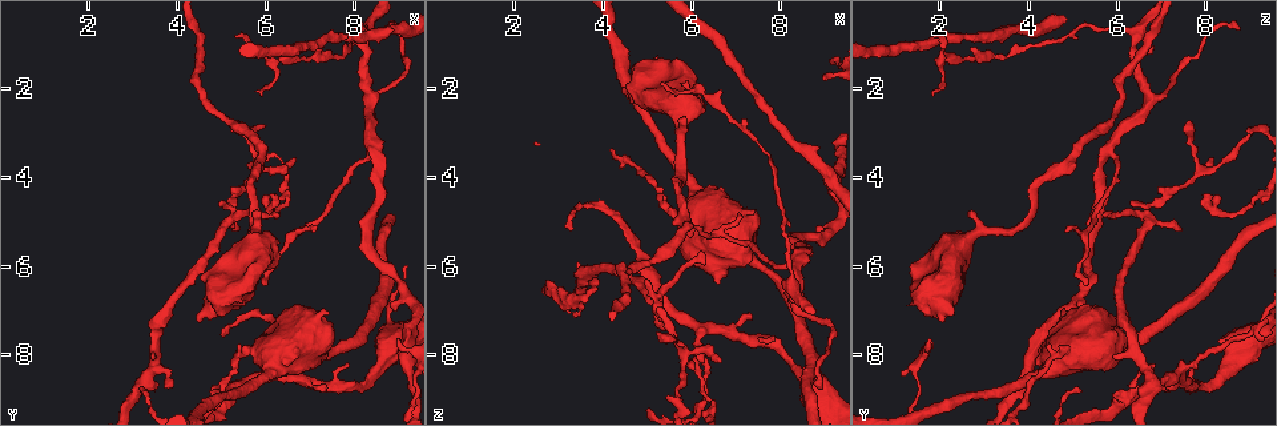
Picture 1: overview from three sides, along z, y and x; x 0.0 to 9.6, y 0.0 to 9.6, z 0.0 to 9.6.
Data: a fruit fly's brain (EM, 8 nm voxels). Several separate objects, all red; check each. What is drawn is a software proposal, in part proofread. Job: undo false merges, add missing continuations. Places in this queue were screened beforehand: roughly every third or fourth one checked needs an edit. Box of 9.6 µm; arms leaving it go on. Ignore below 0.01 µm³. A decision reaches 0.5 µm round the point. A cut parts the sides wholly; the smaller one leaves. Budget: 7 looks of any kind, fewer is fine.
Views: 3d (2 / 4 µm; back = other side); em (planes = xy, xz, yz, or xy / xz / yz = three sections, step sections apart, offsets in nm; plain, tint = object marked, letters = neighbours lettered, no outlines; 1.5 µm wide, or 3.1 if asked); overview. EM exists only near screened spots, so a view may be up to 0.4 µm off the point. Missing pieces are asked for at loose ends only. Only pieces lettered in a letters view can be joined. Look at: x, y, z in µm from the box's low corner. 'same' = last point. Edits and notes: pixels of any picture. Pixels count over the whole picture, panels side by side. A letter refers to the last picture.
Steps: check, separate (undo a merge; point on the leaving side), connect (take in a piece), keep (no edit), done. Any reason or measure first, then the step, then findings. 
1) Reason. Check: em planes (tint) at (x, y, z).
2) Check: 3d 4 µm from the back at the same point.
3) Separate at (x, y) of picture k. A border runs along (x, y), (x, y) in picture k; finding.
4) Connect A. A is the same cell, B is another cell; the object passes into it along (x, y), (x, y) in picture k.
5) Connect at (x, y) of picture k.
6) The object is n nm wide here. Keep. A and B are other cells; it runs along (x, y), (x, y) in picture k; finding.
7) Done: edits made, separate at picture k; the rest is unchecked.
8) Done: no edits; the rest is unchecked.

Calibre changes. Check: em planes (tint) at (5.50, 7.95, 4.70).

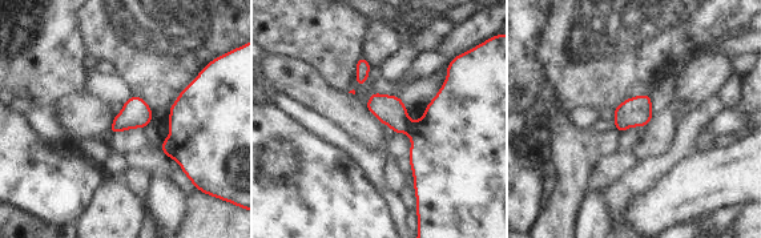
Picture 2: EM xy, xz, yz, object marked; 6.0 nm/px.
Check: em planes (letters) at the same point.

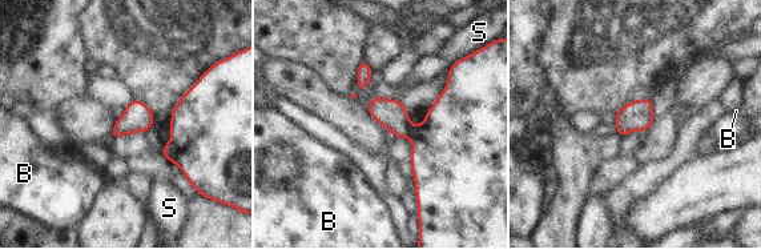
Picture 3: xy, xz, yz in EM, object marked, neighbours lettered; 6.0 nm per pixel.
Separate at (391, 115) of picture 3. B and S are other cells; a border runs along (409, 124), (407, 135) in picture 3; two neurons meet here.

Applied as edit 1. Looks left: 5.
Check: overview.

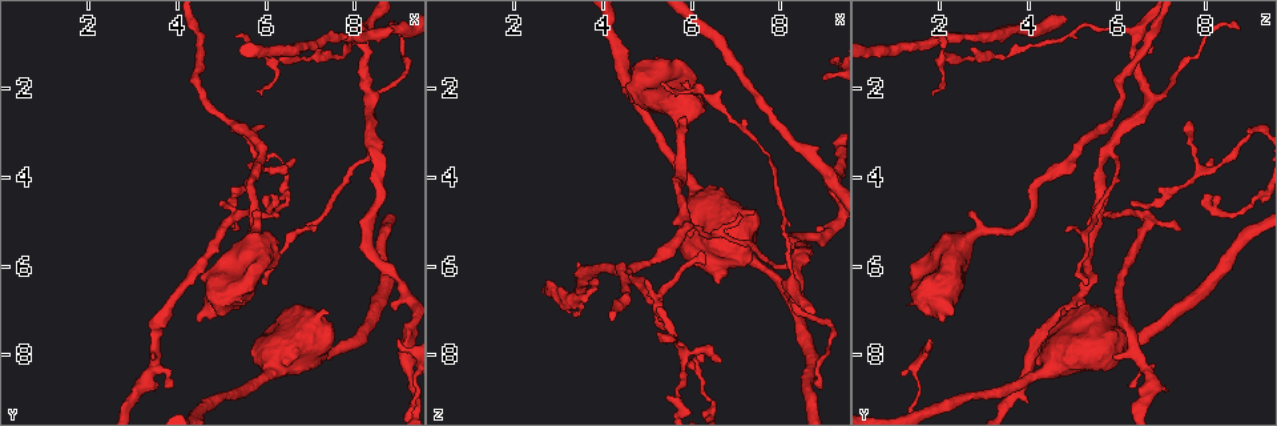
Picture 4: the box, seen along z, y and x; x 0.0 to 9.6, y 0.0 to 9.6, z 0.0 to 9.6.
Branch stops here. Check: em planes (tint) at (6.65, 3.60, 8.15).

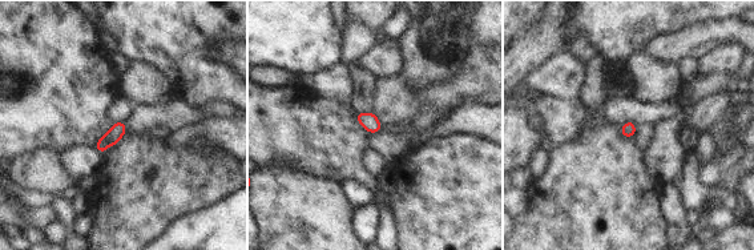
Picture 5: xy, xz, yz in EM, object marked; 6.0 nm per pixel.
Check: em planes (letters) at the same point.

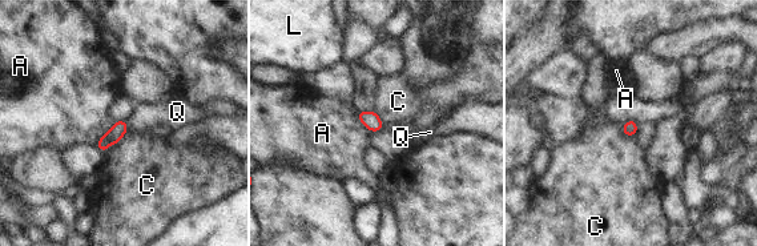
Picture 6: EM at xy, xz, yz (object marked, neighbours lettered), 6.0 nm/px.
Connect Q. Q is the same cell, A, C and L are other cells; the object passes into it along (119, 129), (125, 124), (145, 115) in picture 6; the neuron continues.

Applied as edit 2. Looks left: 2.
Done: edits made, separate at picture 3, connect at picture 6; the rest is unchecked.

